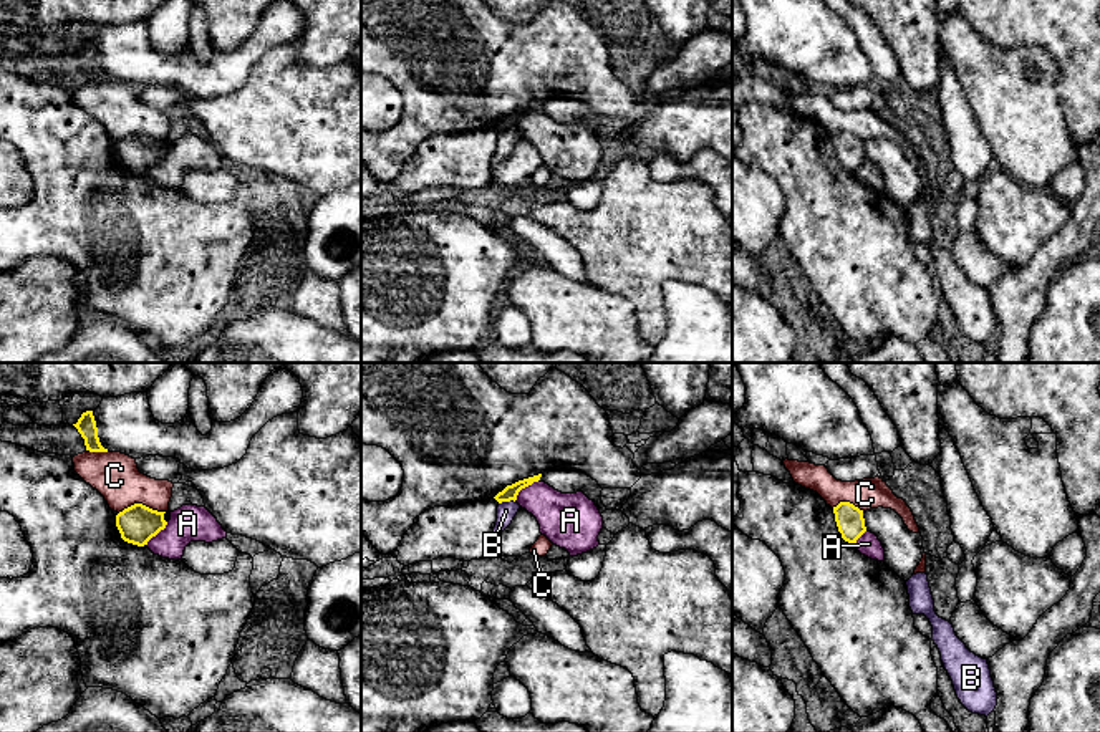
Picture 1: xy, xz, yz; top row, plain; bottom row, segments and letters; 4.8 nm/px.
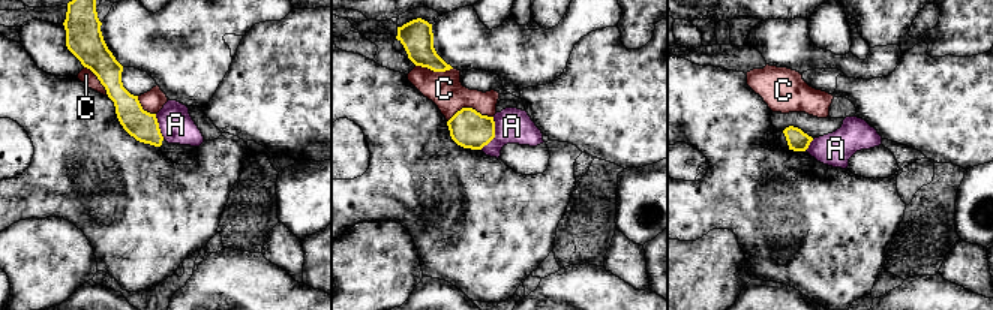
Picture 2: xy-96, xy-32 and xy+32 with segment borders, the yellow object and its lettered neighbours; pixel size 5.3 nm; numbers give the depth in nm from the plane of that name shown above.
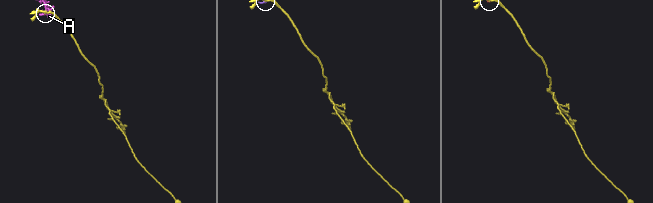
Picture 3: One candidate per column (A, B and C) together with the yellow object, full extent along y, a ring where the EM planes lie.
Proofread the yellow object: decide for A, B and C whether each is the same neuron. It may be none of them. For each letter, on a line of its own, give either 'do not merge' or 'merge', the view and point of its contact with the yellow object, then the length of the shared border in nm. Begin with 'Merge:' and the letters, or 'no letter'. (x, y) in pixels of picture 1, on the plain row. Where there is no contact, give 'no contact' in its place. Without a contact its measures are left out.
Merge: no letter
A: do not merge; meets yellow in xz at (524, 116); contact 170 nm long
B: do not merge; meets yellow in xz at (506, 130); contact 80 nm long
C: do not merge; meets yellow in xy at (141, 133); contact 240 nm long

